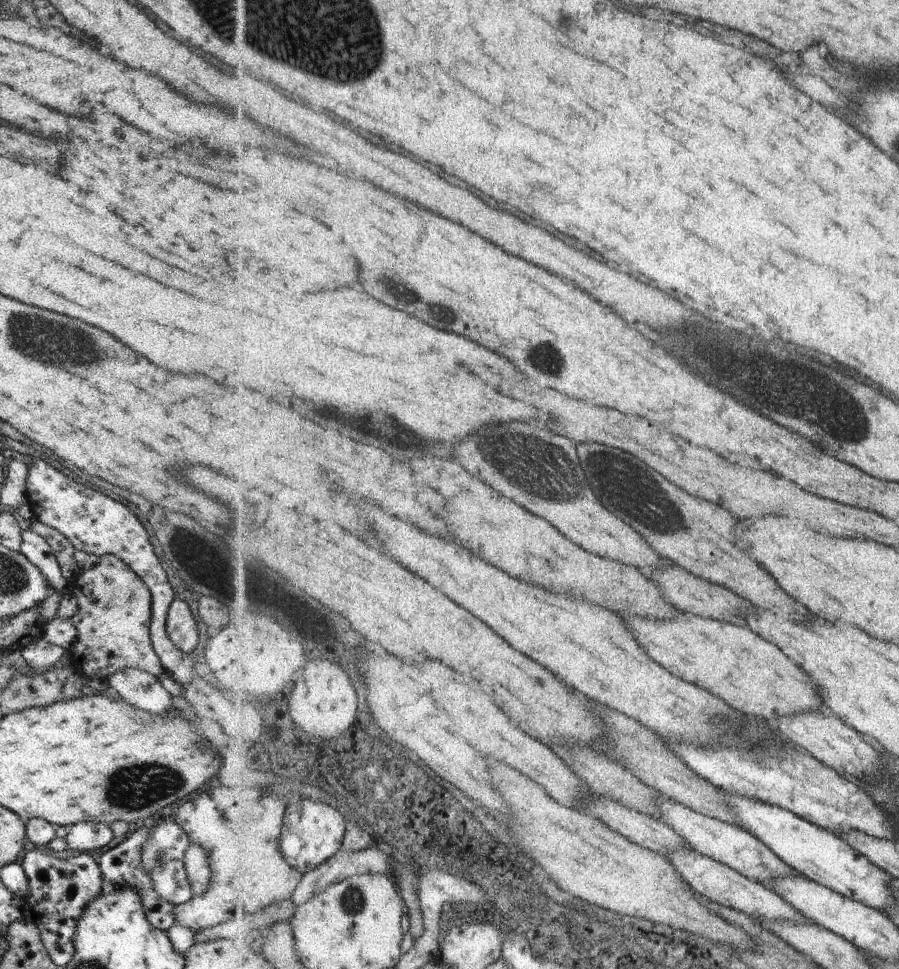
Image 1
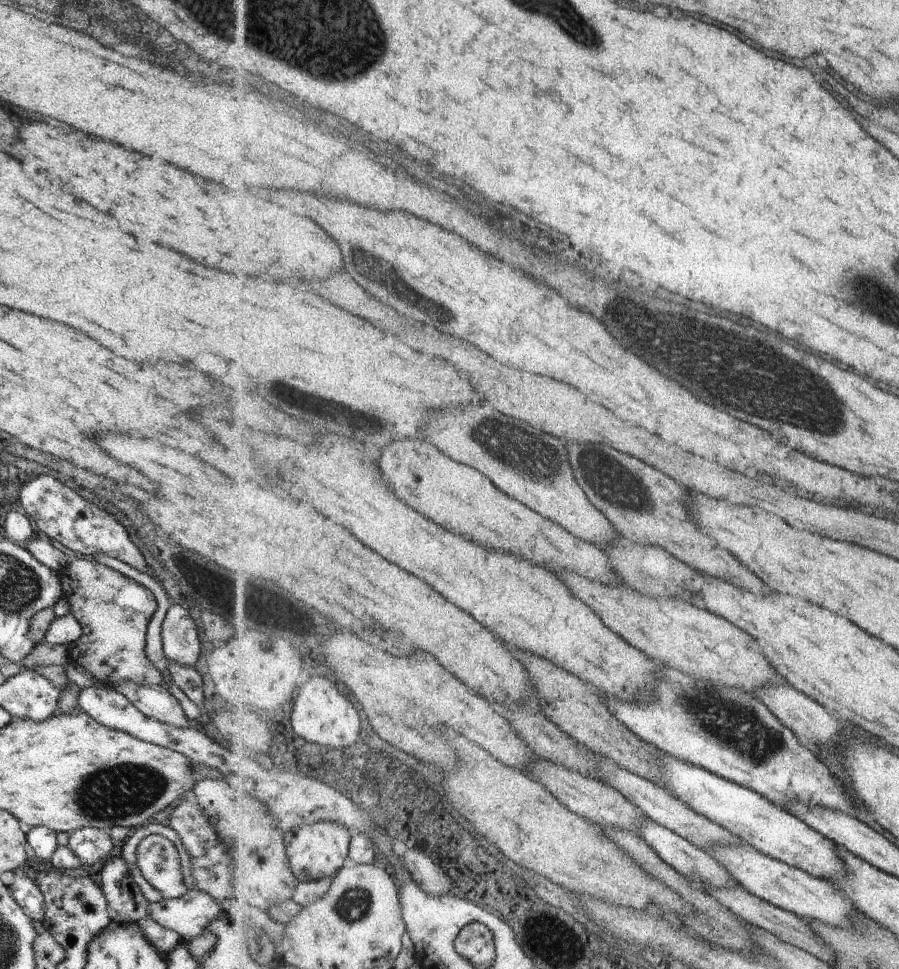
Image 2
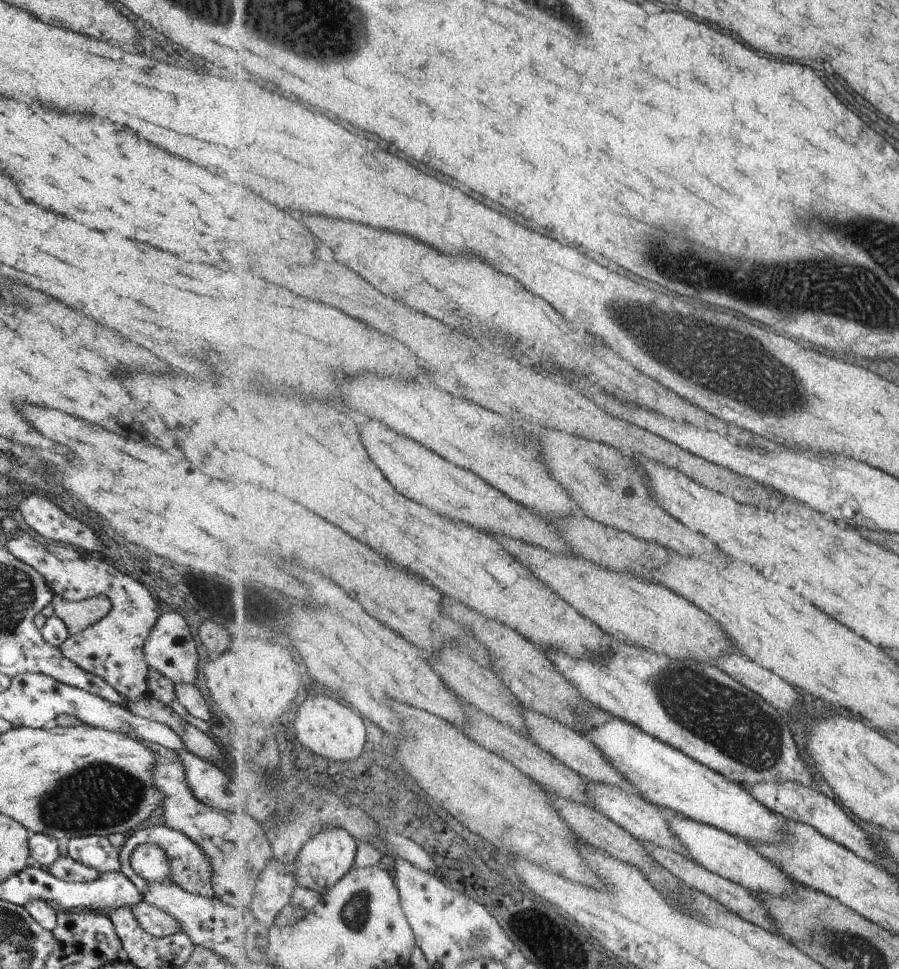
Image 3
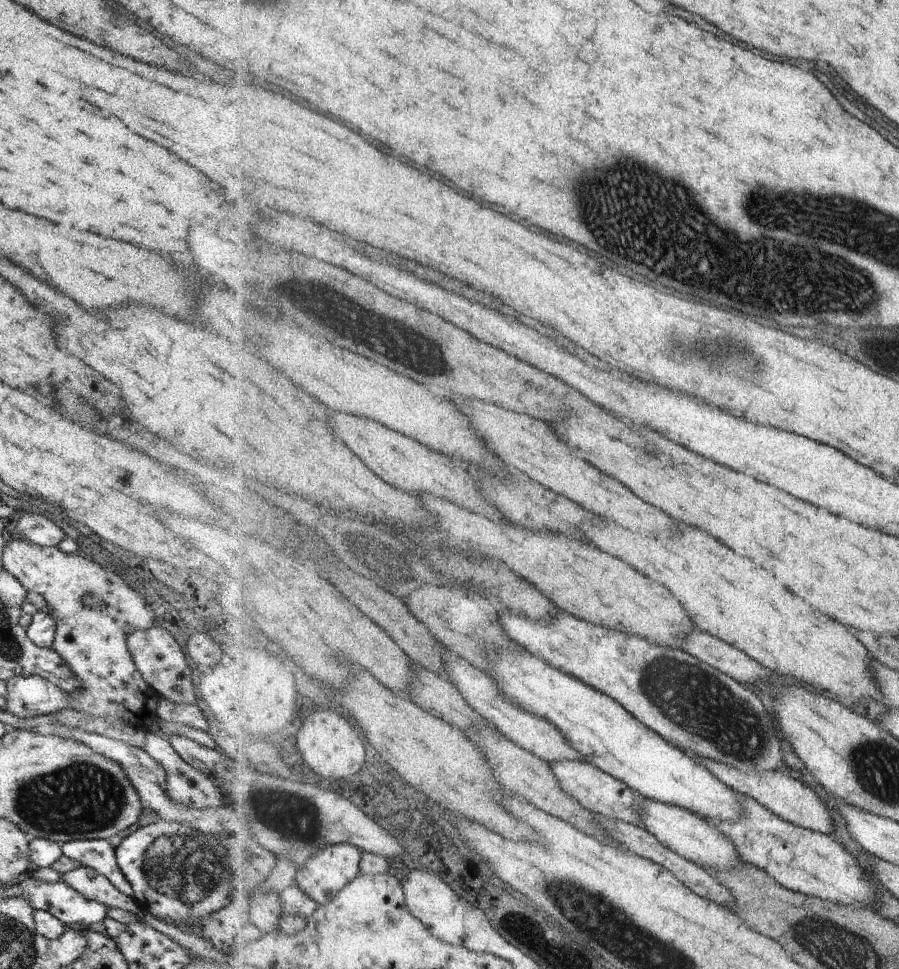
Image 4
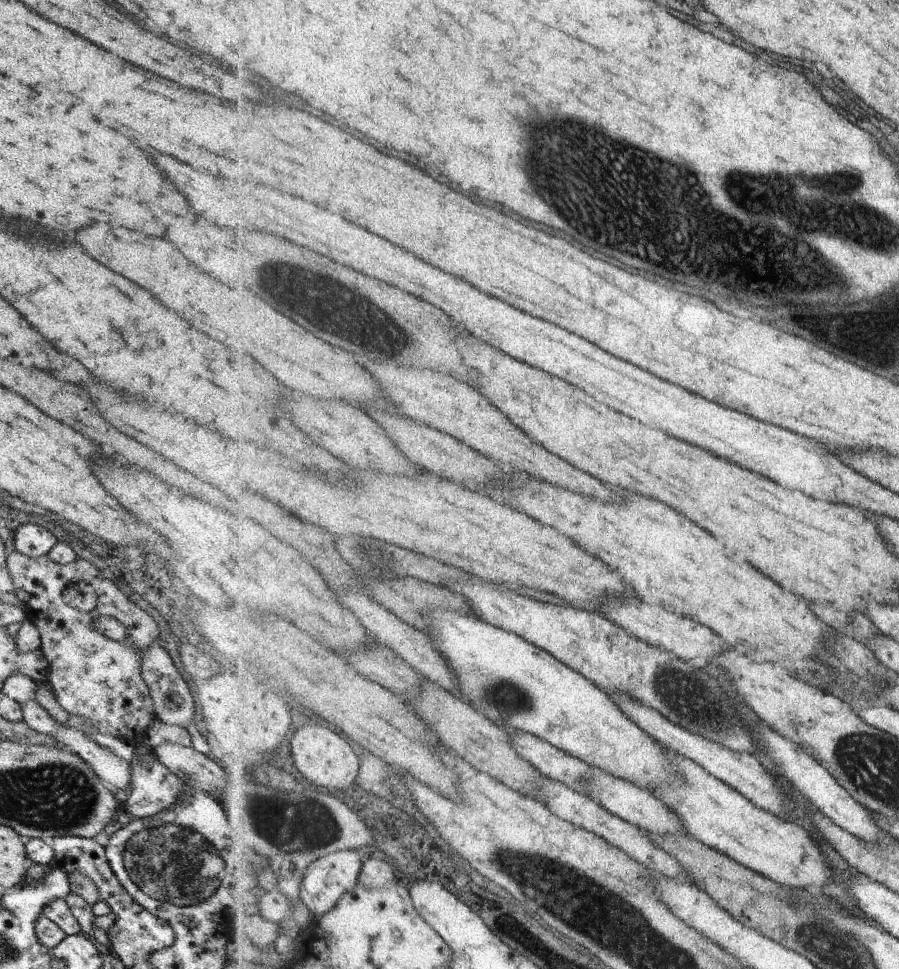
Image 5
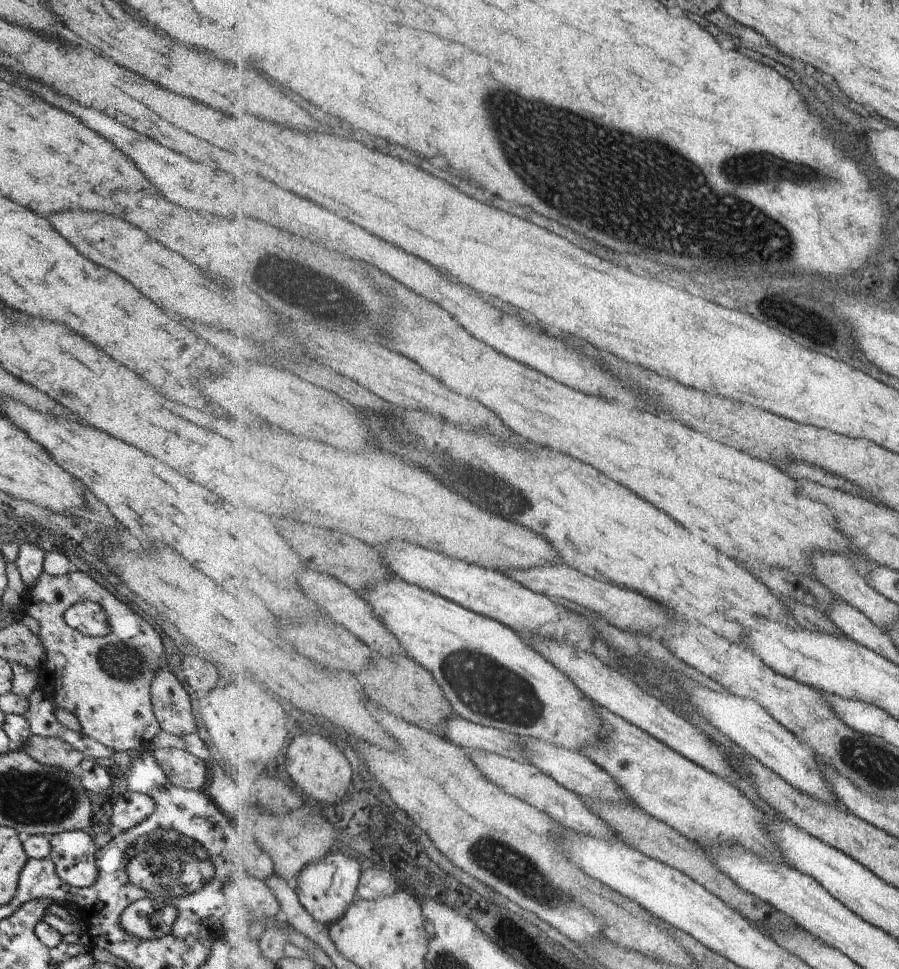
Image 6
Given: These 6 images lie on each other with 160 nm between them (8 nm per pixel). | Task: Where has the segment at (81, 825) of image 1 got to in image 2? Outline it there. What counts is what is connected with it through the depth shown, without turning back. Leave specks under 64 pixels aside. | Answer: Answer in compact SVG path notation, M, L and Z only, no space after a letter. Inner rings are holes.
M85 827L71 832L66 846L82 866L97 870L112 857L113 844L107 830Z

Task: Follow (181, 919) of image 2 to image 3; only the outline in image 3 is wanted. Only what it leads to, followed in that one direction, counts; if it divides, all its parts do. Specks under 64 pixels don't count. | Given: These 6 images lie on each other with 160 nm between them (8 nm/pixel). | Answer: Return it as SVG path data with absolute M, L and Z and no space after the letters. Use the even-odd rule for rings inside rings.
M145 898L132 906L132 913L137 924L151 936L168 937L182 930L181 925L170 914L163 912Z

